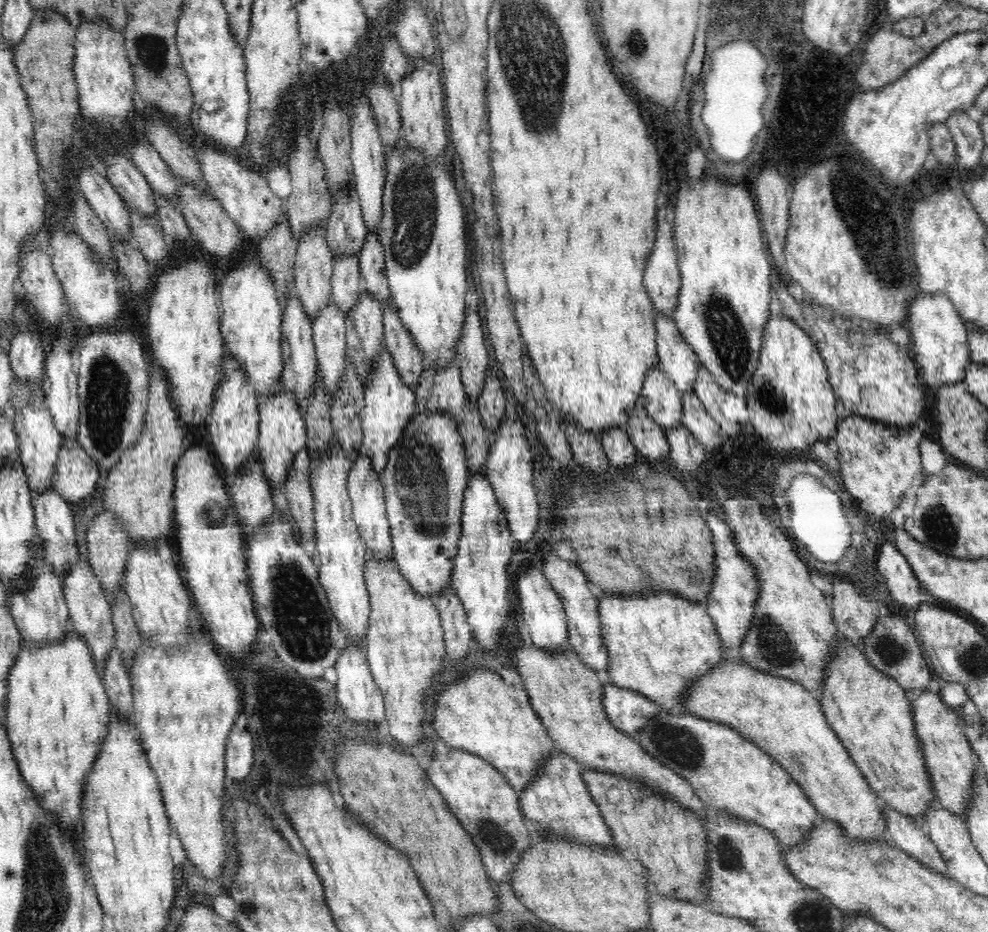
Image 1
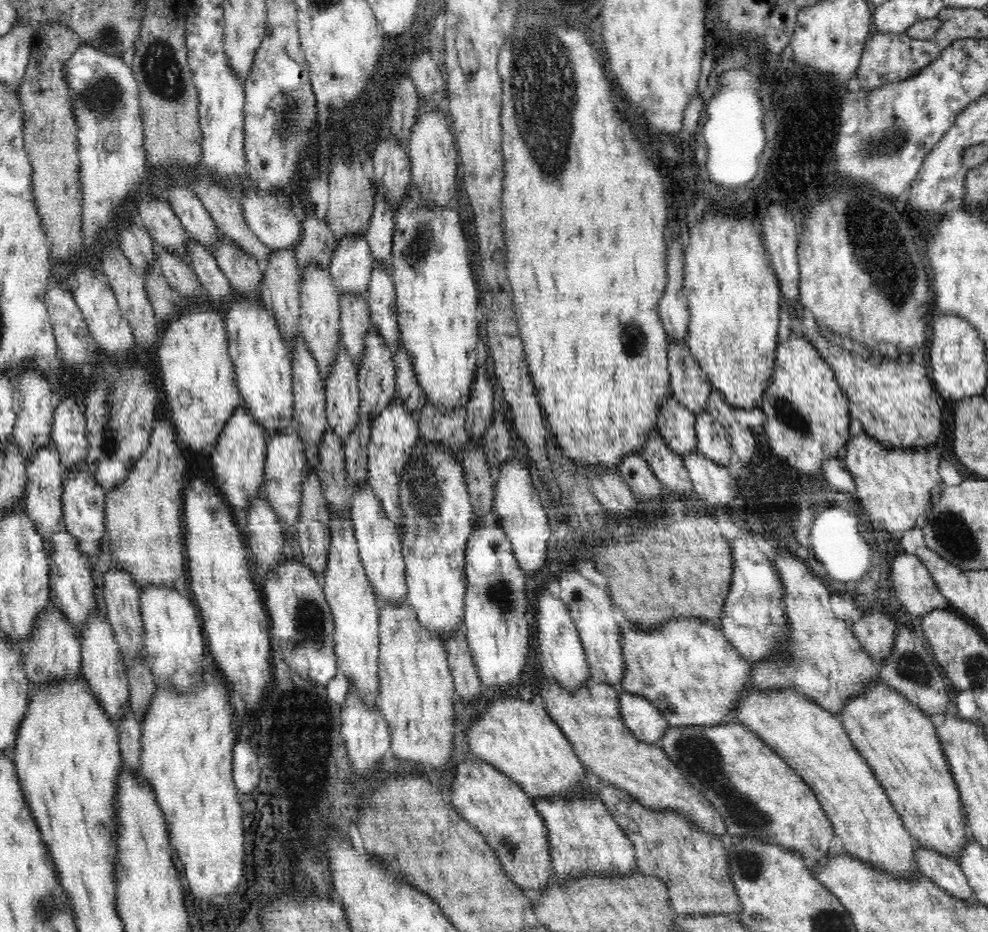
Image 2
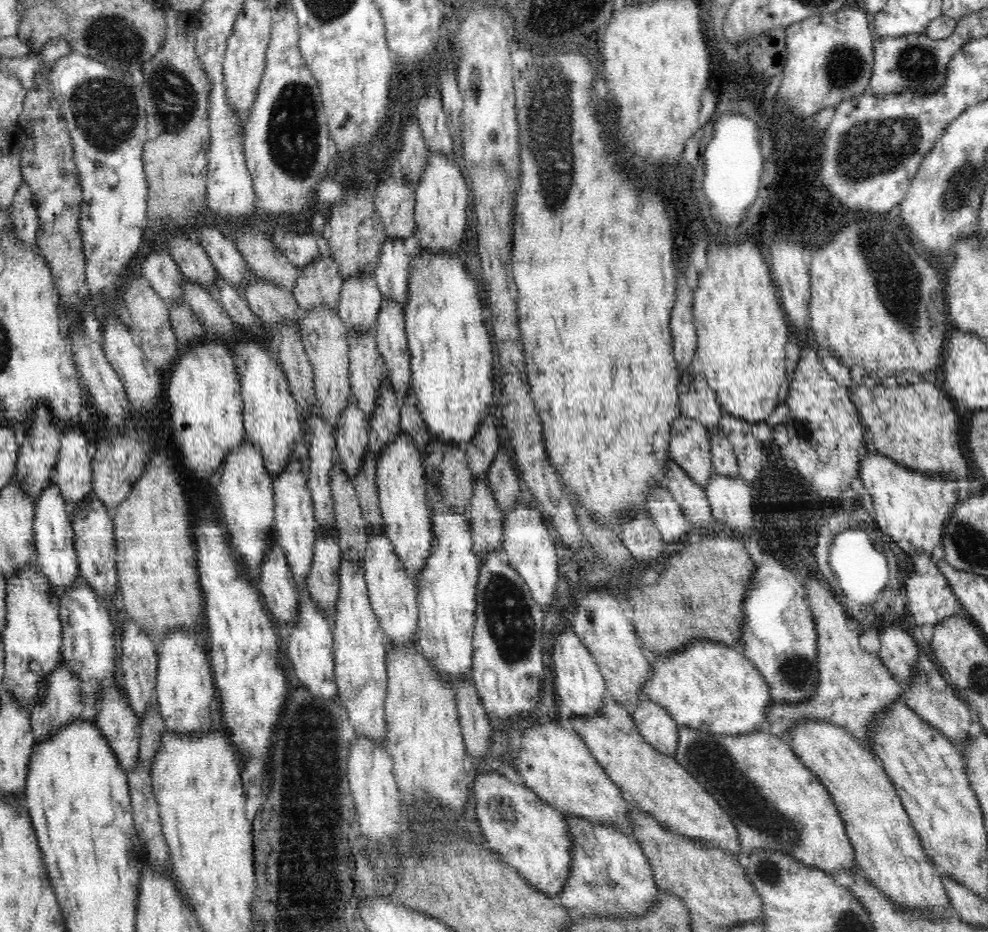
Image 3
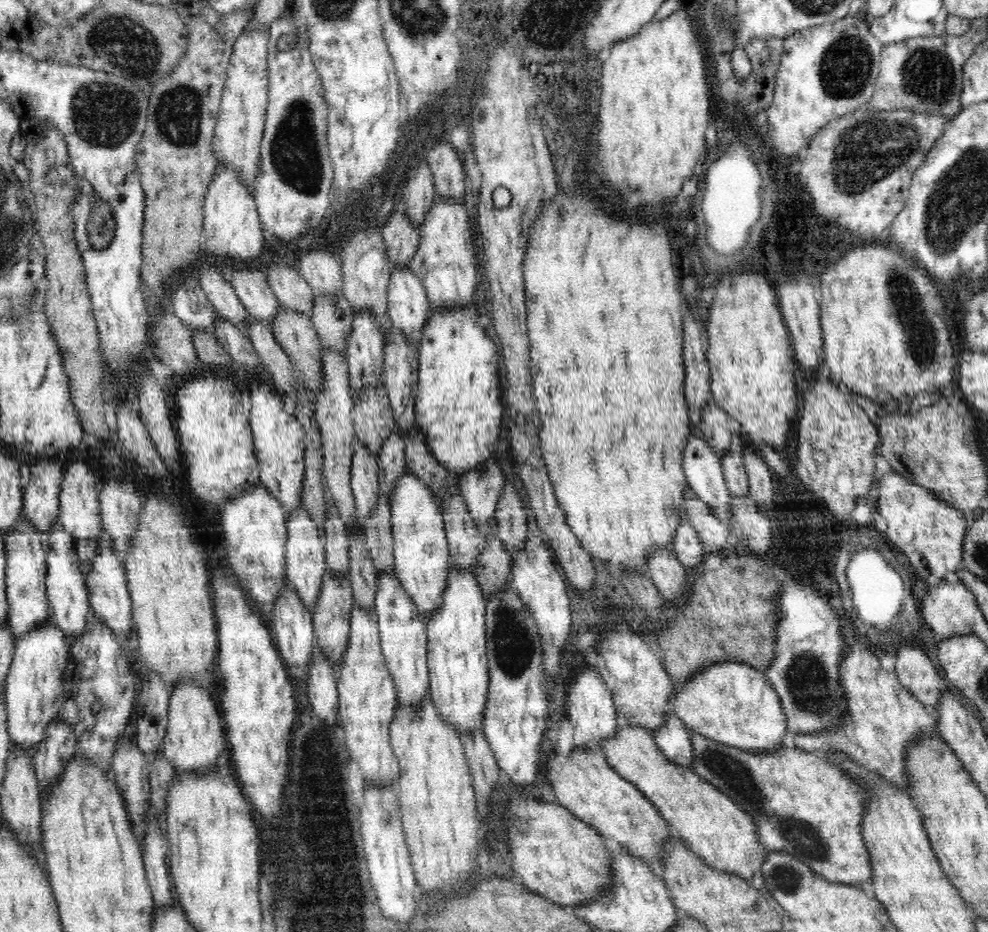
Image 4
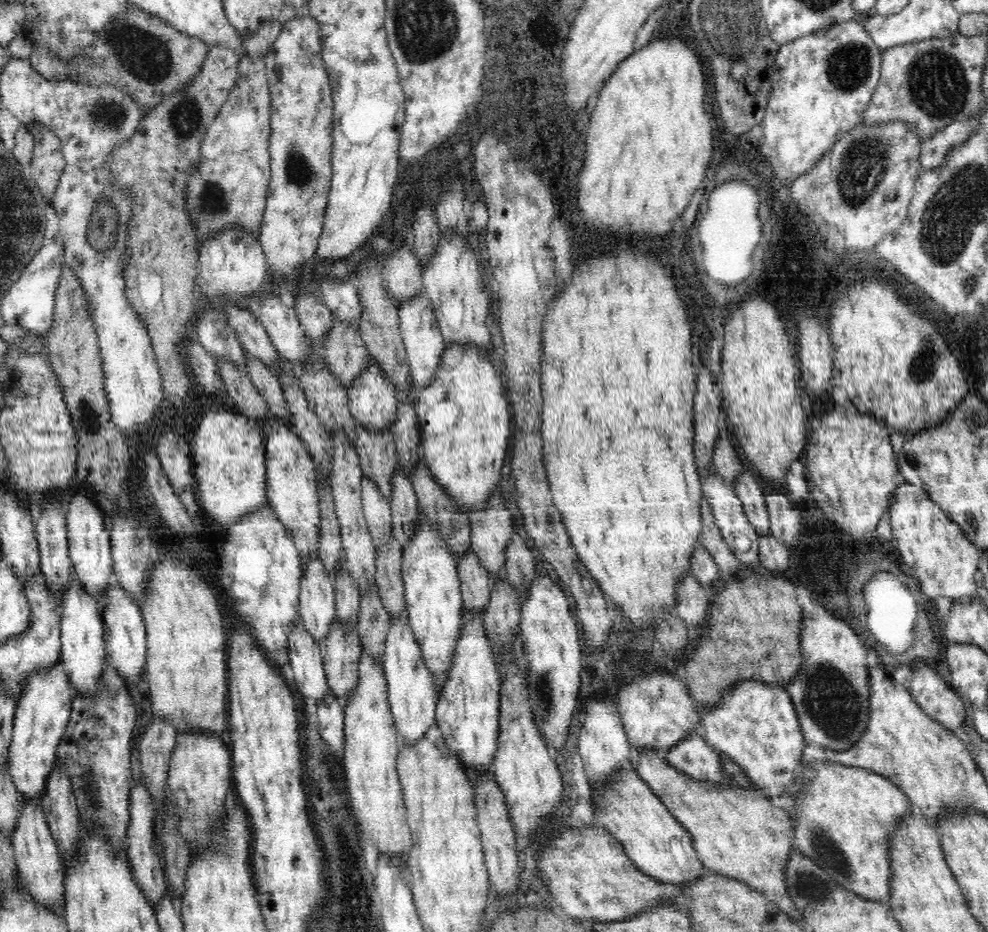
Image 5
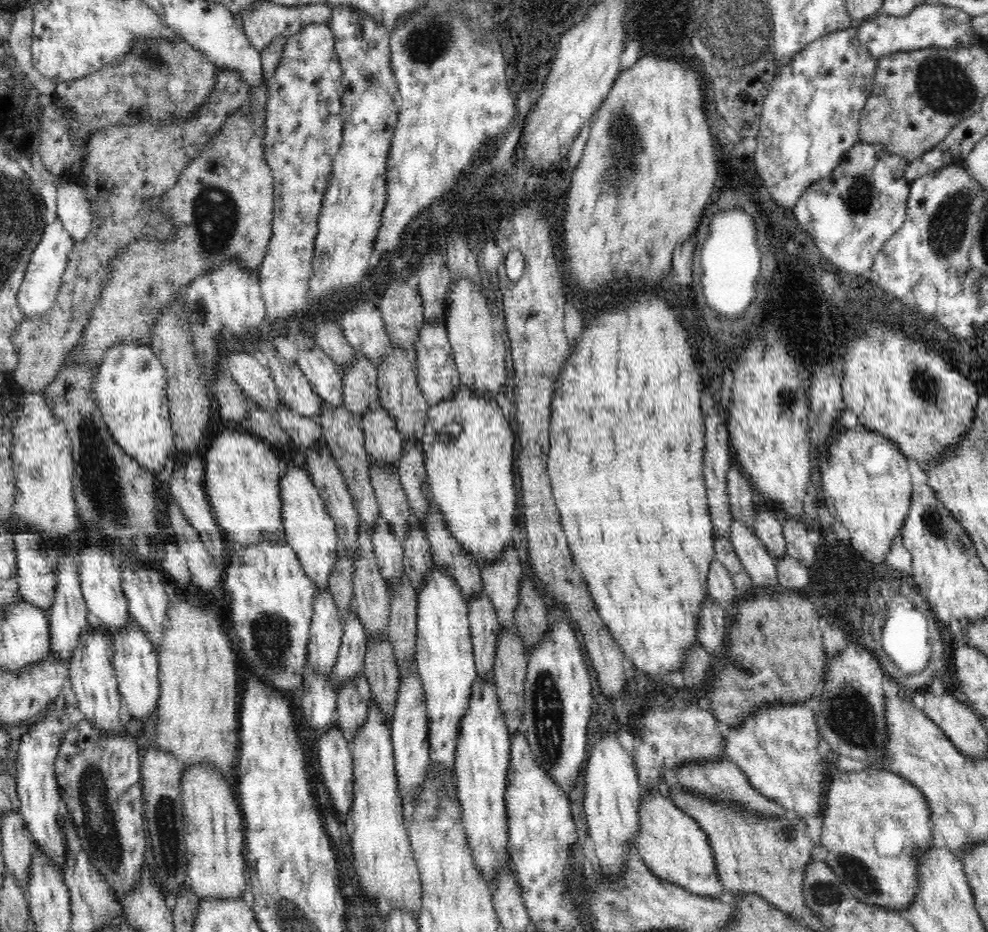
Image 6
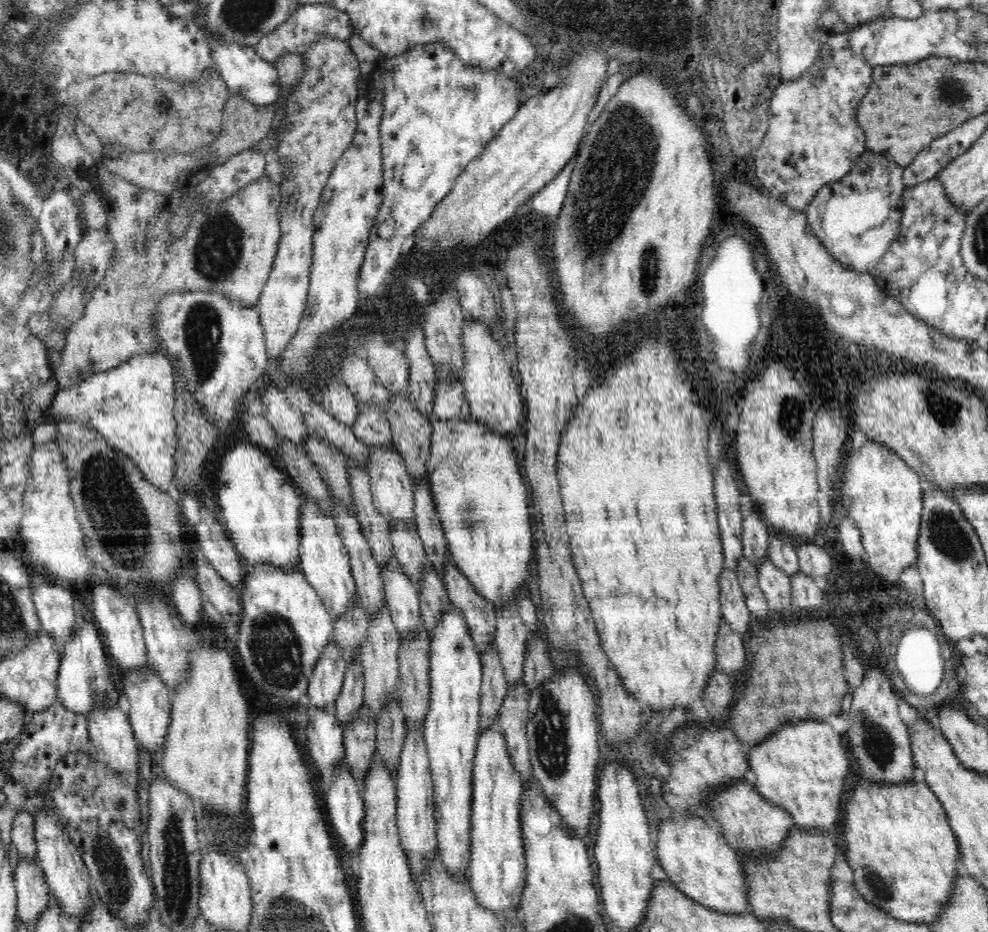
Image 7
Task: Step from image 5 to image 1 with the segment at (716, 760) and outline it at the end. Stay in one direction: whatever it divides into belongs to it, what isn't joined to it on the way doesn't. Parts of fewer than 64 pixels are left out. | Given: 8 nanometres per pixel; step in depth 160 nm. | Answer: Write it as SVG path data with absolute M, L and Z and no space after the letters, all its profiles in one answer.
M614 683L603 684L602 701L608 720L620 731L626 734L634 734L642 728L658 711L660 707L639 692L620 688Z

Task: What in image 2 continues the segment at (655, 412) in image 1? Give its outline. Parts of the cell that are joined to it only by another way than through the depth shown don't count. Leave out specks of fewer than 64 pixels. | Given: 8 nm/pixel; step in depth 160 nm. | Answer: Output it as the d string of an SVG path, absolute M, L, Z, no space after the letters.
M673 397L658 409L656 430L674 453L682 456L697 450L695 414Z

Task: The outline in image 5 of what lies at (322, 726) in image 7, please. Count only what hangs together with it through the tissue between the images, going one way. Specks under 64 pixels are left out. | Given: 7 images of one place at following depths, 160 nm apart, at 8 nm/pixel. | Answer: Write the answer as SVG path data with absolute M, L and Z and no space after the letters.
M298 615L287 634L289 663L300 694L303 698L314 698L318 704L330 691L323 667L323 648L301 622L302 617Z

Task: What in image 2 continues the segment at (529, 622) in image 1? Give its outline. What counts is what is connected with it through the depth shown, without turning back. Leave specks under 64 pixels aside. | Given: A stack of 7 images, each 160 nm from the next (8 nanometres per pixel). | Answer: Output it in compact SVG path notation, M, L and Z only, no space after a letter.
M543 590L537 595L537 598L536 626L532 628L538 630L538 650L540 650L543 664L548 668L547 675L566 689L583 687L592 676L586 660L586 651L582 647L579 632L567 606L550 591Z

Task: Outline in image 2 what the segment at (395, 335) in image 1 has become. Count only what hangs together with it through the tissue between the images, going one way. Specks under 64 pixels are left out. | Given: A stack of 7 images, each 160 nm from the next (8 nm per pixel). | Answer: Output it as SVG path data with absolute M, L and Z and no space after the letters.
M402 345L396 347L393 358L396 362L396 395L404 402L404 409L412 411L414 419L418 421L420 409L426 406L428 399L417 380L412 361Z

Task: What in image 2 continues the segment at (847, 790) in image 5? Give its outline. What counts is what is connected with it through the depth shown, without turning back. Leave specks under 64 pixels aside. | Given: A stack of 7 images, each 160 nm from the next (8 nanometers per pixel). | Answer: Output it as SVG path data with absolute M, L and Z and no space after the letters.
M730 720L716 726L669 726L658 745L681 770L686 780L695 786L722 816L727 833L732 837L748 837L782 846L802 858L823 860L829 856L832 839L836 836L812 789L786 761L744 725Z

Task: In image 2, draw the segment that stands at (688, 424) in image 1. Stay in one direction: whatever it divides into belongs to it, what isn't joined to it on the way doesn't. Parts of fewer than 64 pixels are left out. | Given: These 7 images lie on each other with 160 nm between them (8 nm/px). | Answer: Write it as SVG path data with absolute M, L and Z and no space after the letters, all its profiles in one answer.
M705 410L695 414L696 433L698 433L697 451L720 466L730 464L733 446L730 437L715 418Z

